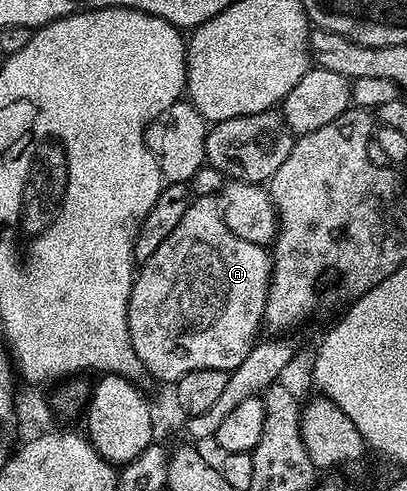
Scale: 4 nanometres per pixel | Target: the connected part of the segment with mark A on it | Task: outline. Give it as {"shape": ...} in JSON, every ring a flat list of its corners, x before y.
{"shape":[[198,195,194,198,193,204,183,213,179,225,167,233,167,241,151,253,140,264,136,272,131,297,129,298,129,332,131,333,131,345,135,345,135,353,139,353,139,361,143,364,146,372,169,385,176,384,178,379,183,378,187,373,195,373,195,369,219,369,223,372,231,372,246,360,251,353,254,343,258,342,257,330,262,330,265,317,265,306,267,305,267,293,269,292,269,279,273,275,273,261,270,252,260,243,243,241,243,237,235,237,231,229,227,229,225,219,221,216,221,204,214,196]]}

